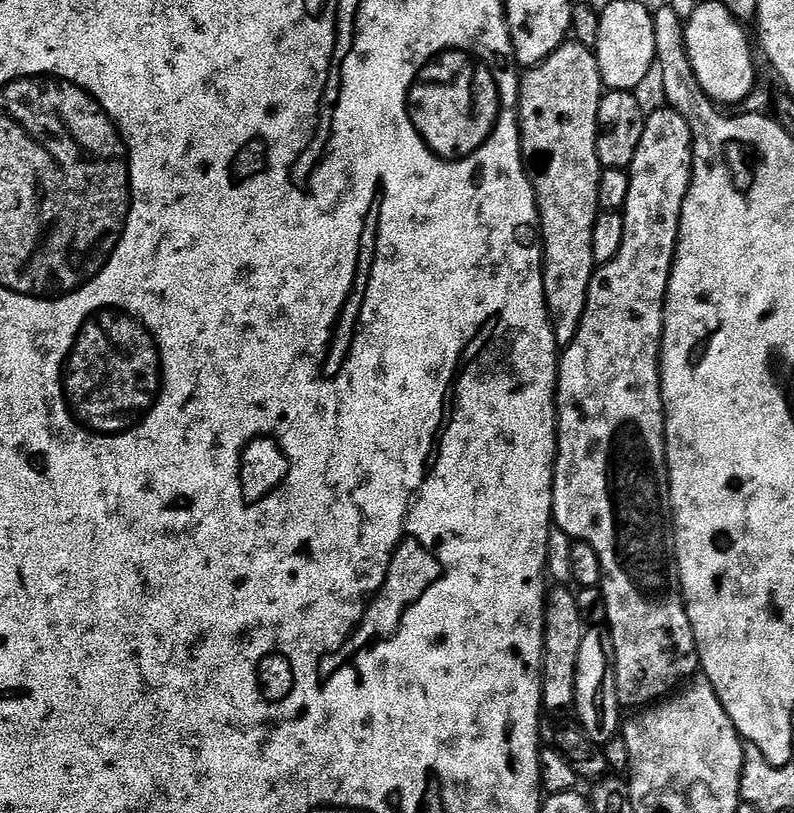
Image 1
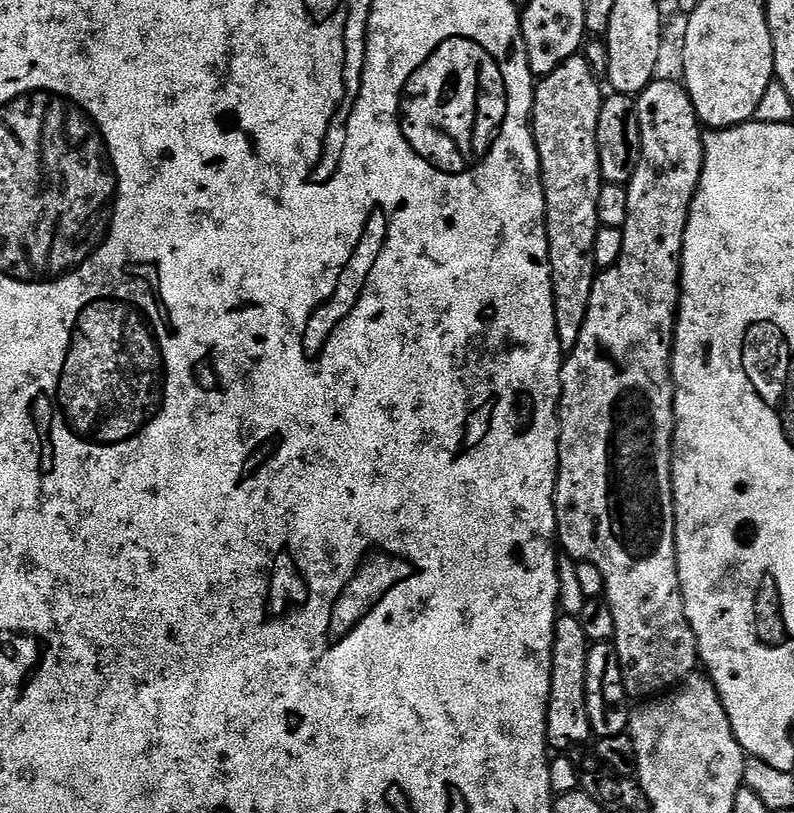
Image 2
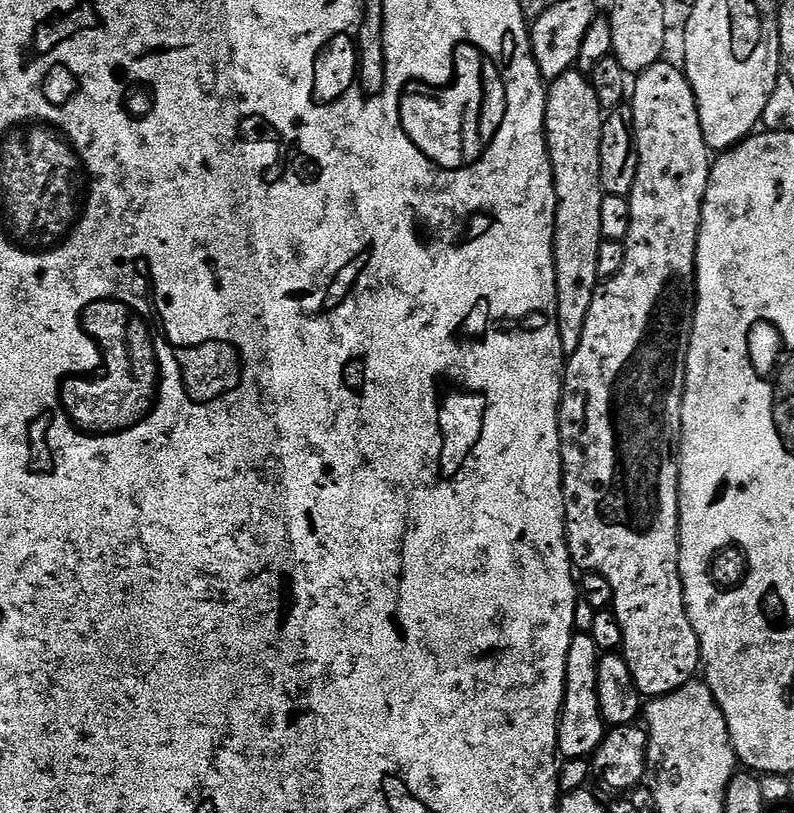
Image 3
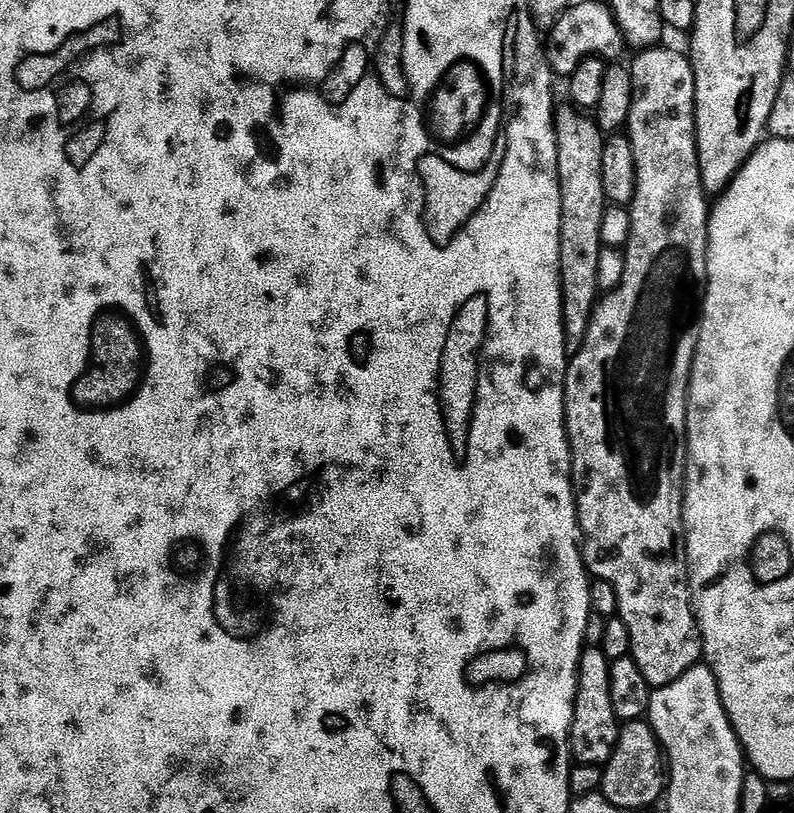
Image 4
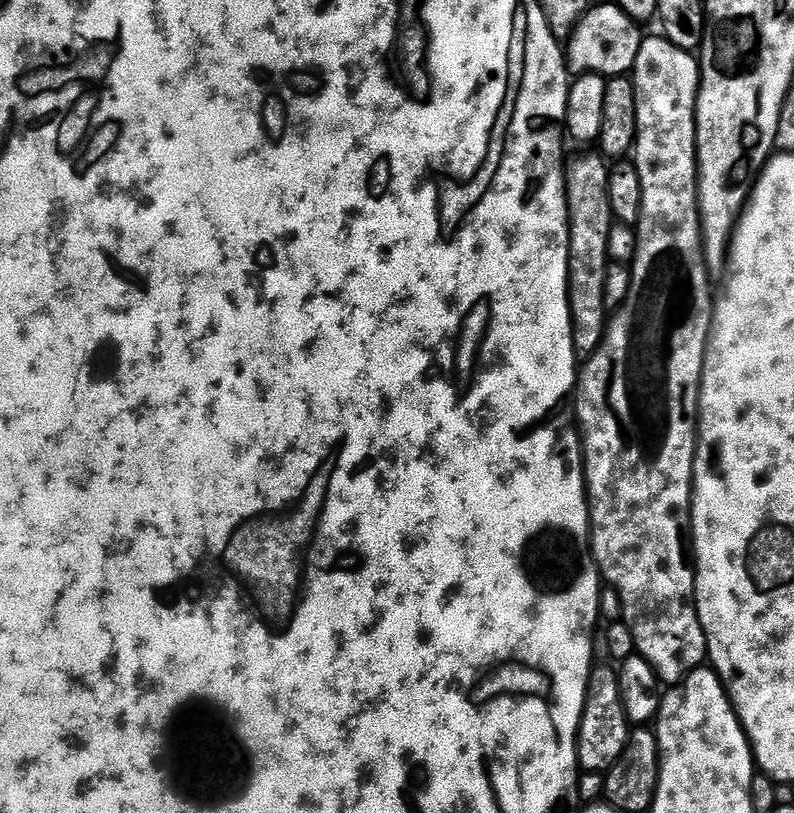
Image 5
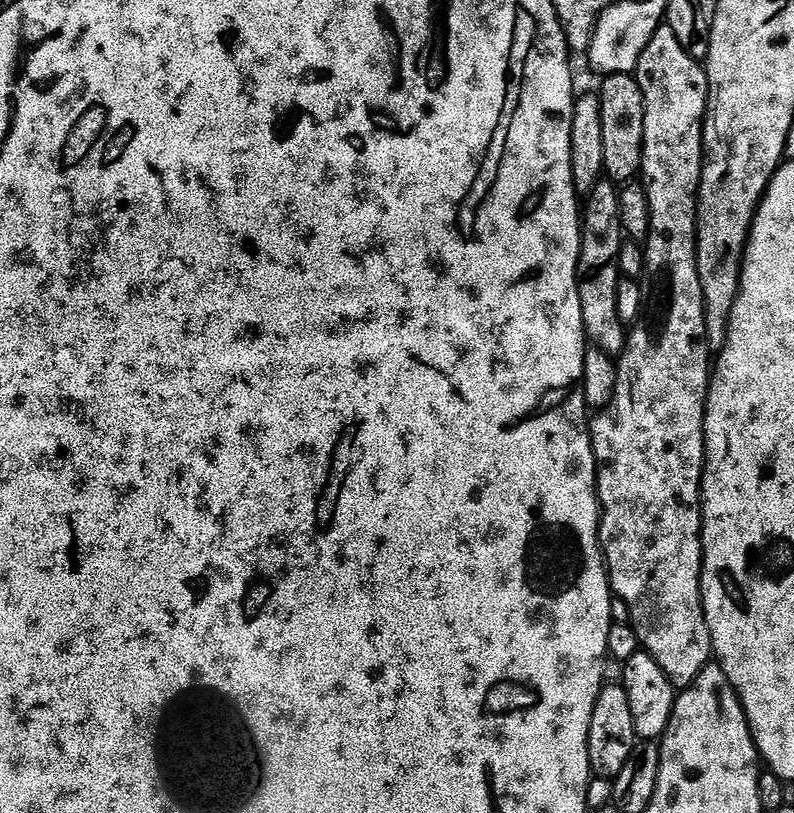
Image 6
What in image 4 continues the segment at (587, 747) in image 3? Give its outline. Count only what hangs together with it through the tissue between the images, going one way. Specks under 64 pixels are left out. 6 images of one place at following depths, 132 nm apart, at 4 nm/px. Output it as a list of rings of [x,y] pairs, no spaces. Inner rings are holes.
[[[599,646],[585,647],[580,656],[576,705],[572,719],[570,747],[573,761],[576,764],[607,764],[616,749],[621,727],[621,721],[614,714],[614,702],[610,702],[610,661]]]

